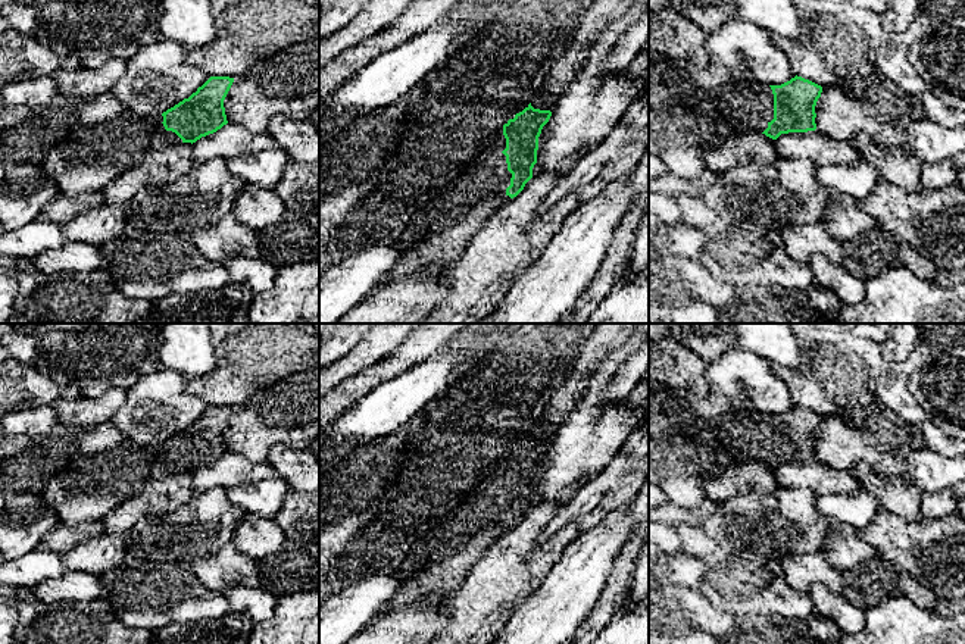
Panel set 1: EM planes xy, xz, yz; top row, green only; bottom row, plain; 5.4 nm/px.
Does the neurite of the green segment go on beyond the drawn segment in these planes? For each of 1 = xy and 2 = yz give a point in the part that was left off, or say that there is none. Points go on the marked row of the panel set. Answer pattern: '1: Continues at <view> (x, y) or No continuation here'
1: Continues at xy (156, 130)
2: No continuation here

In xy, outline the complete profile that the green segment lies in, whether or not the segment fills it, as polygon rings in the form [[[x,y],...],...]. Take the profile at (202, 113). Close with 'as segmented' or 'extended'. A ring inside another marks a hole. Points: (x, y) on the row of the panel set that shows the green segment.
[[[210,76],[188,99],[162,113],[162,122],[134,124],[128,147],[140,149],[140,140],[149,134],[160,146],[196,143],[228,124],[224,100],[234,82],[229,76]]]; extended

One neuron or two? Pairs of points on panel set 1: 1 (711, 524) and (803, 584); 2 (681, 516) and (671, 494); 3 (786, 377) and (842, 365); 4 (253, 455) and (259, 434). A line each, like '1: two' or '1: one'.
1: two
2: two
3: one
4: one

